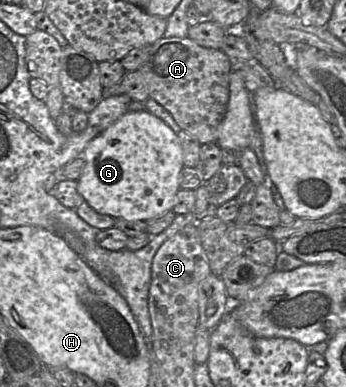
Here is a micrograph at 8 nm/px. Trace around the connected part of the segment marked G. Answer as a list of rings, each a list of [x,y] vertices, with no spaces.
[[[149,111],[126,112],[103,133],[93,138],[83,151],[83,156],[78,158],[83,158],[85,160],[85,167],[80,178],[77,180],[78,192],[83,196],[86,203],[88,203],[96,212],[103,215],[109,215],[115,219],[147,222],[151,219],[159,217],[168,211],[173,211],[177,193],[181,189],[179,185],[179,175],[181,170],[185,167],[183,163],[183,149],[178,135],[162,119],[150,113]]]

